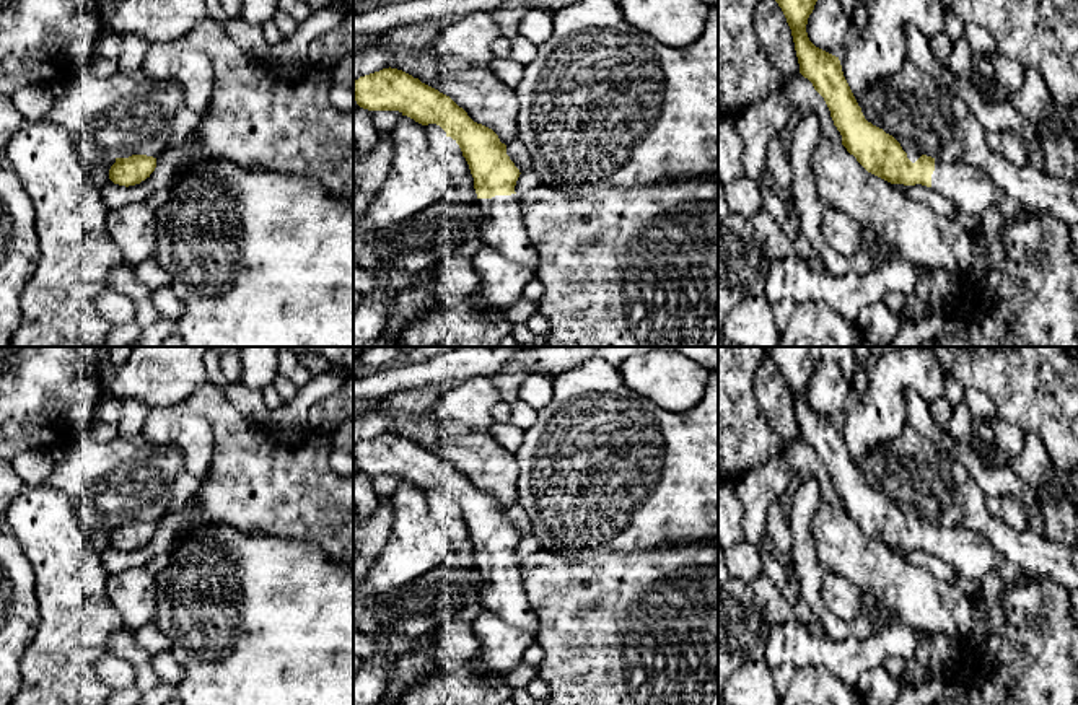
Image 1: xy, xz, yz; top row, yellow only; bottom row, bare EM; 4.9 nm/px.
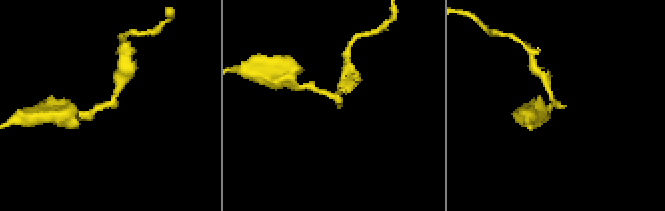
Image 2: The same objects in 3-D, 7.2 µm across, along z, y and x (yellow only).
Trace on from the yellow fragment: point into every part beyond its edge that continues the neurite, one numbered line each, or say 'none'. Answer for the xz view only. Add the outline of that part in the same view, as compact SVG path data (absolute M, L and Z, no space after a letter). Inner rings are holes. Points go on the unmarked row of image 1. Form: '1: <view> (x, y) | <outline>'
1: xz (502, 593) | M518 558L479 563L477 573L484 576L482 609L495 612L513 627L536 633L539 617L524 593L519 567Z

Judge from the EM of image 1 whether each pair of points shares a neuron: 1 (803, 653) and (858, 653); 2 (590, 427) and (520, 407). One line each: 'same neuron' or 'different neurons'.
1: same neuron
2: different neurons

